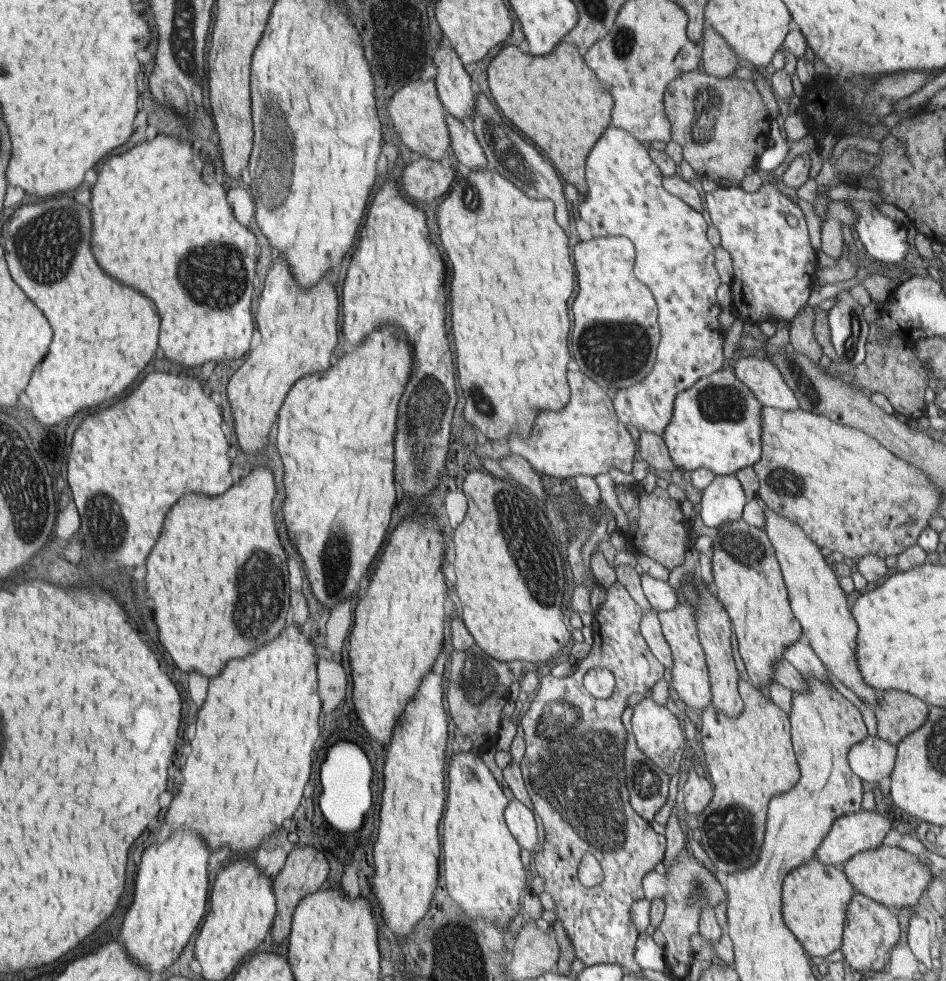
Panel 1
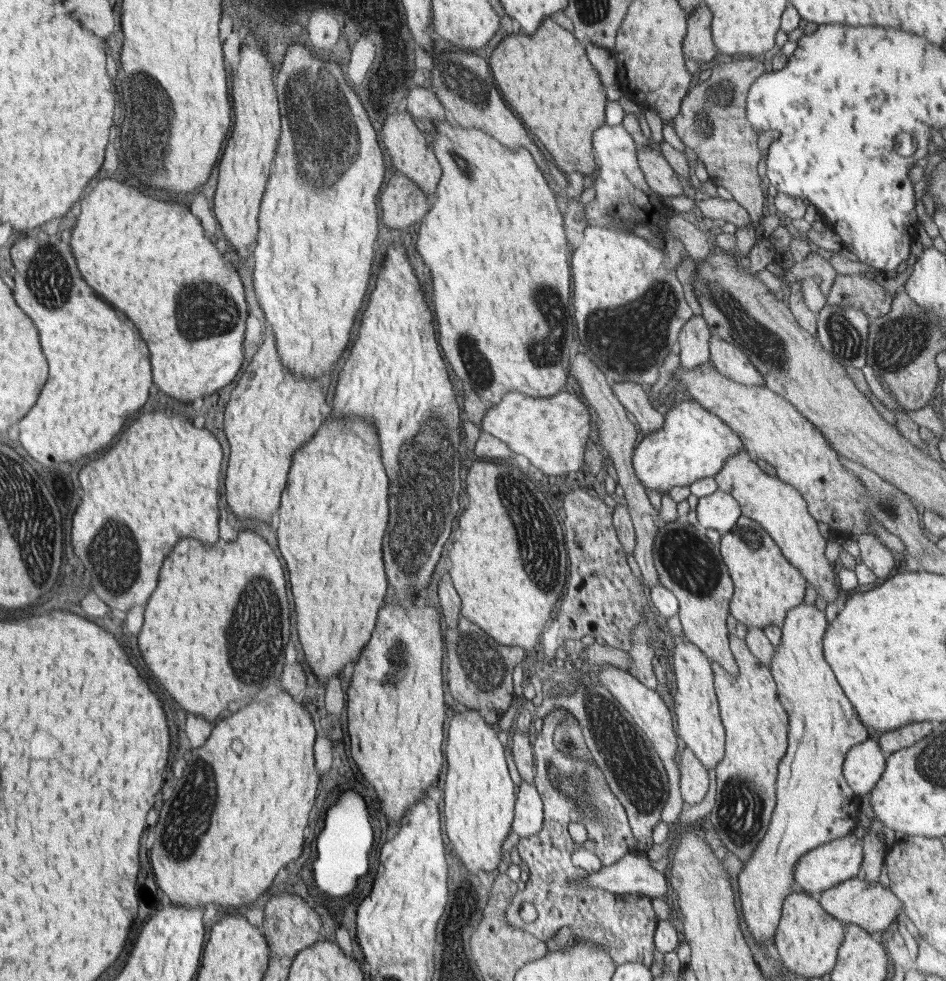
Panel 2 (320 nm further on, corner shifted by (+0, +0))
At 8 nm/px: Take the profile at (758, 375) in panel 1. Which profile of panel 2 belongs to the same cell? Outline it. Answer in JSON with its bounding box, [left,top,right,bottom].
[709,336,766,387]

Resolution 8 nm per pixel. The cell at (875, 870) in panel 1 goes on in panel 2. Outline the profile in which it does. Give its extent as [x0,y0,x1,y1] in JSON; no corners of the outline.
[817,876,904,935]

